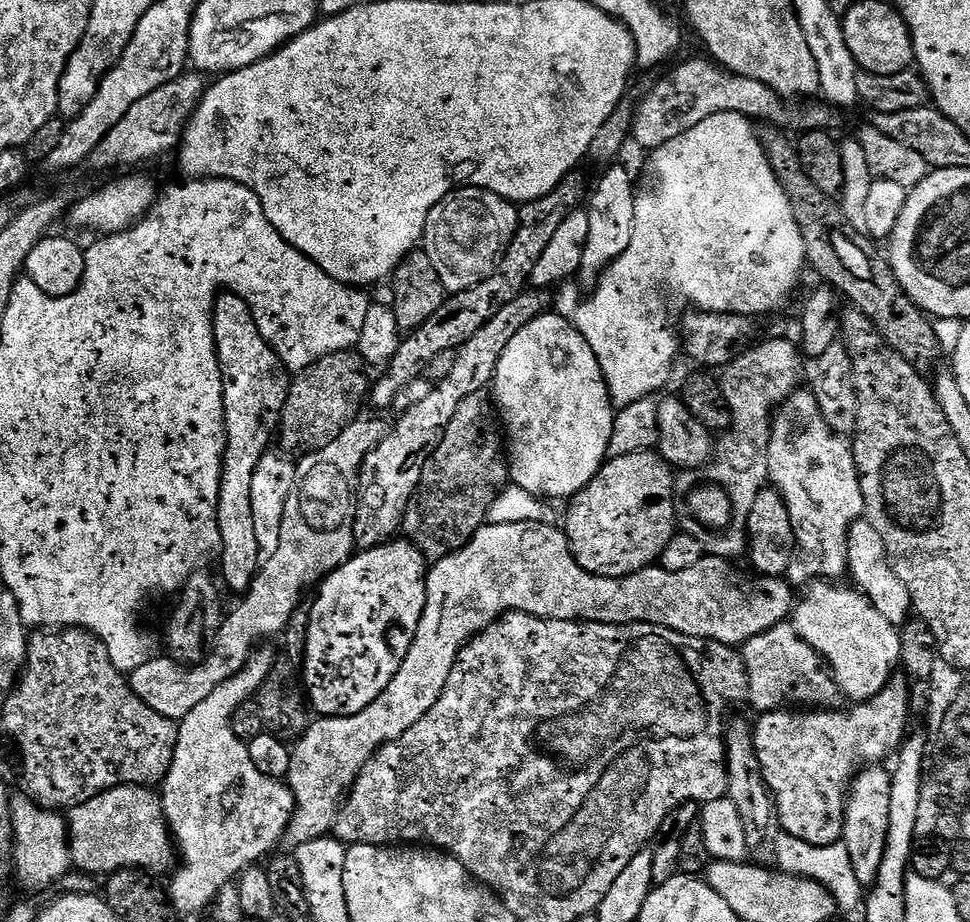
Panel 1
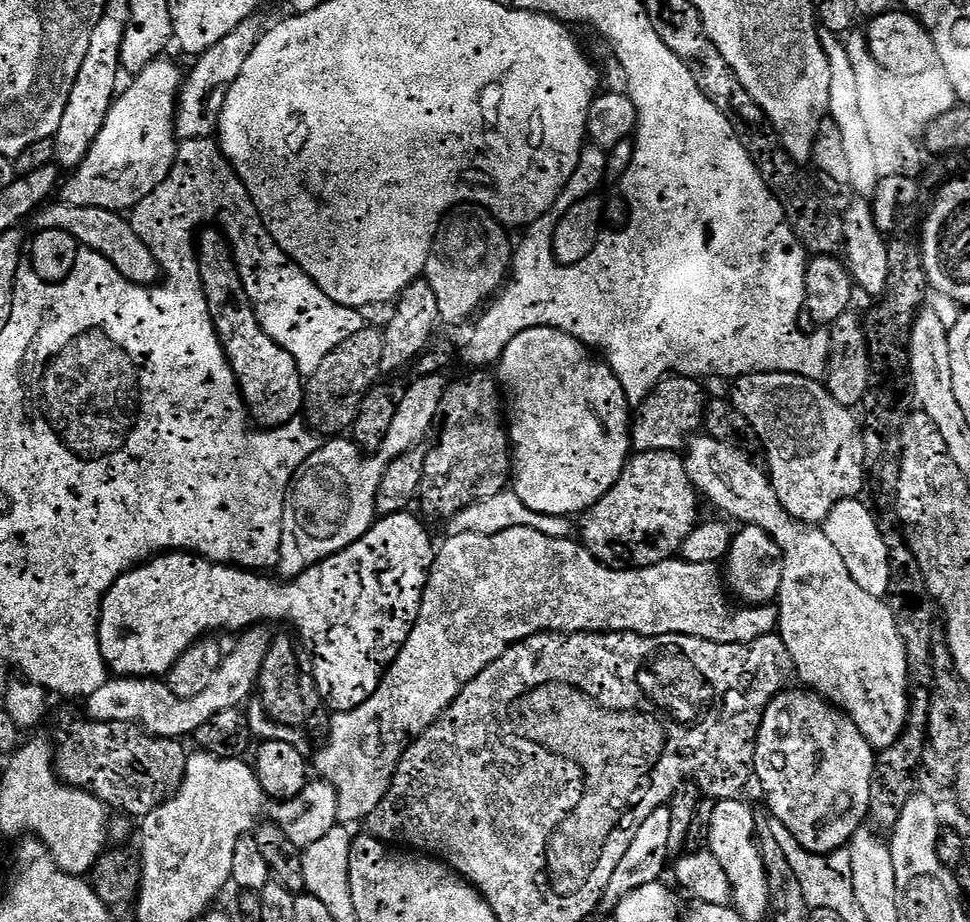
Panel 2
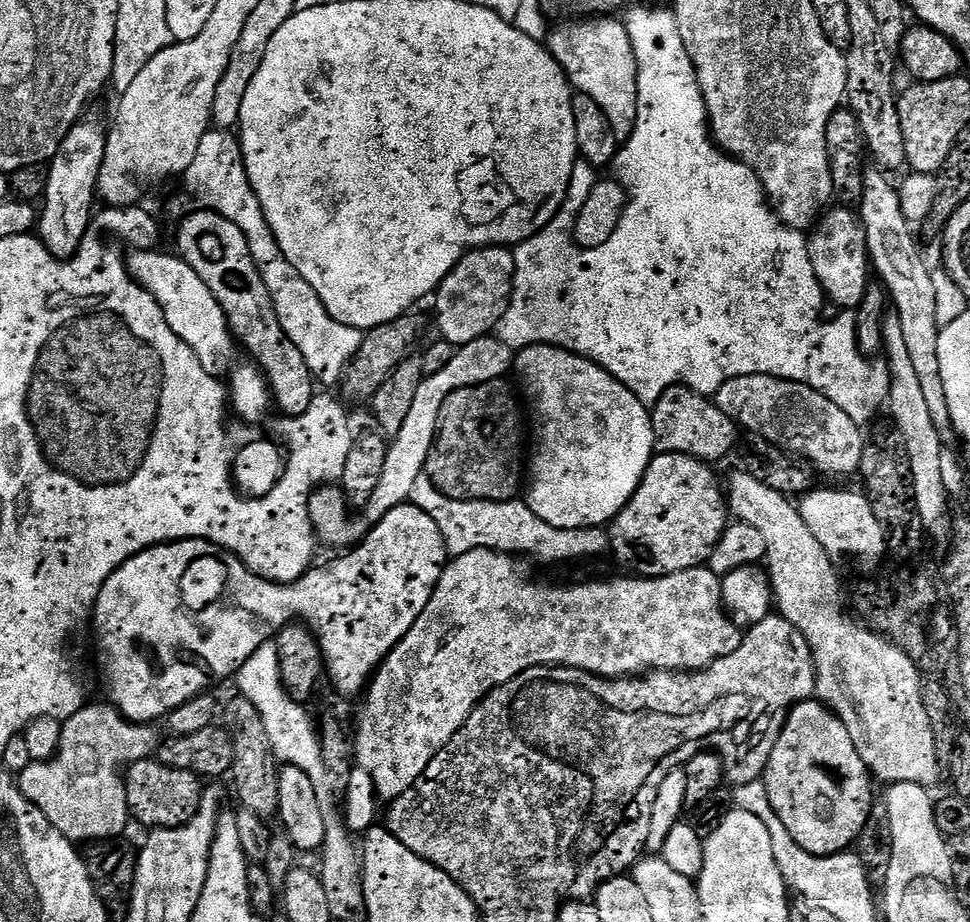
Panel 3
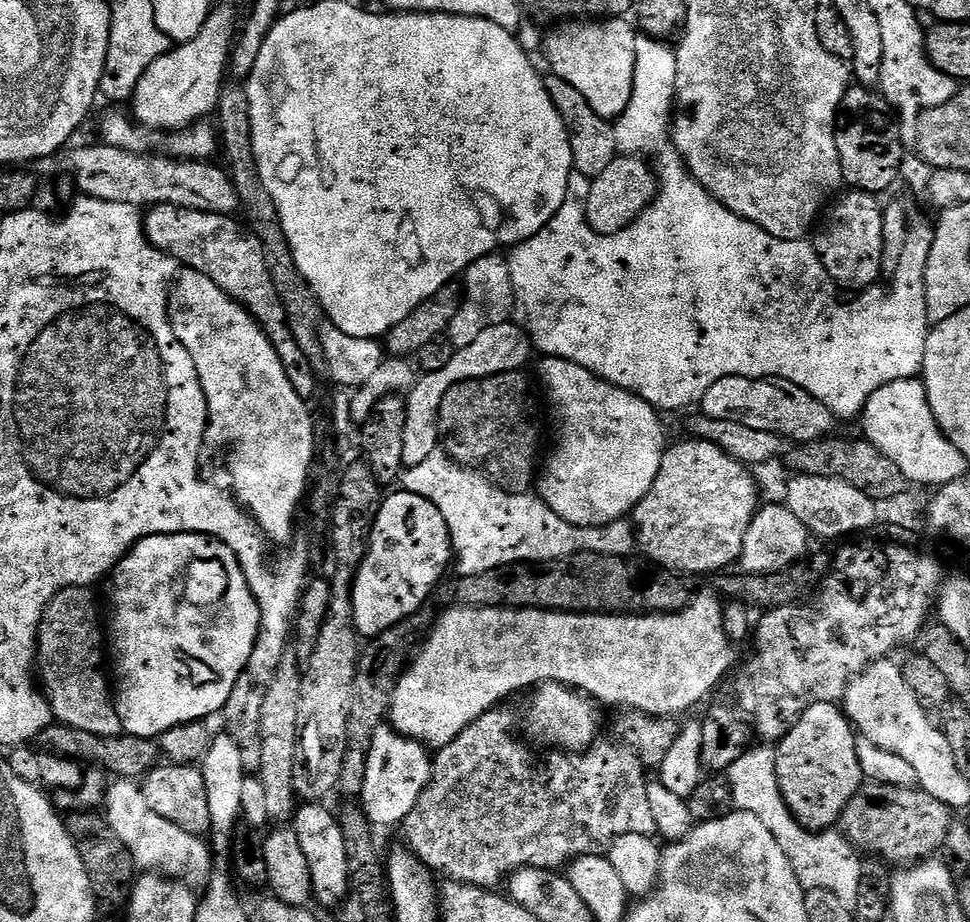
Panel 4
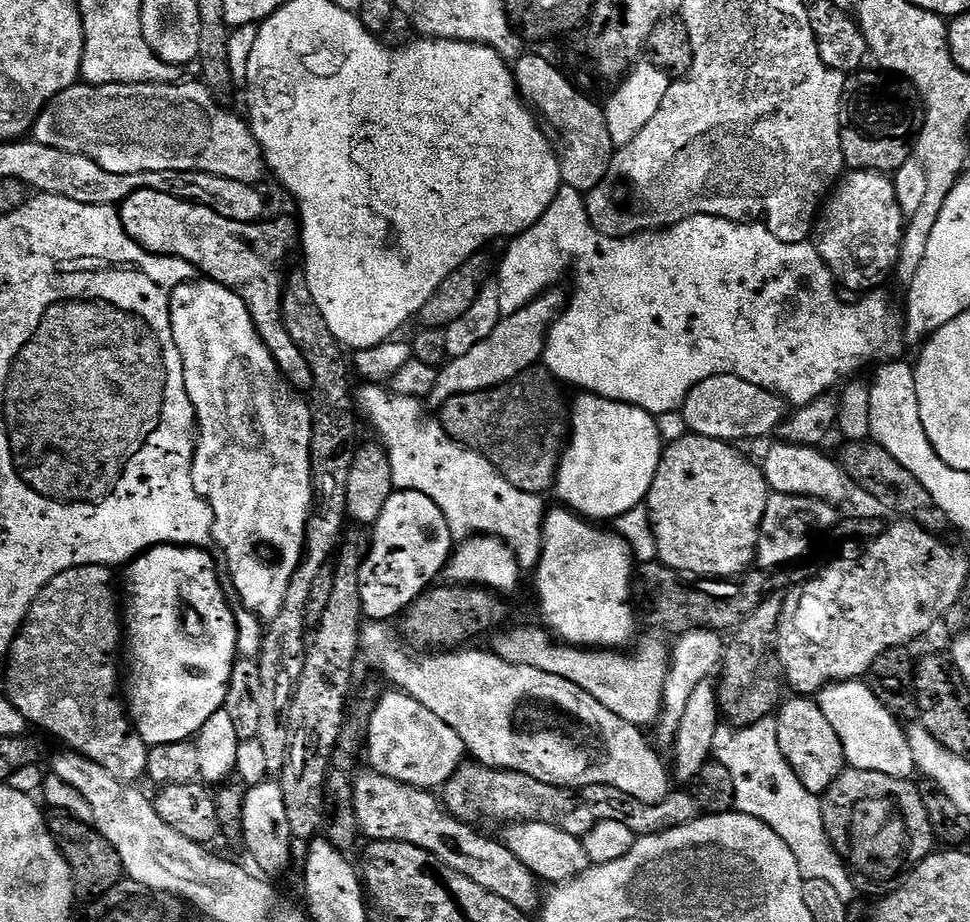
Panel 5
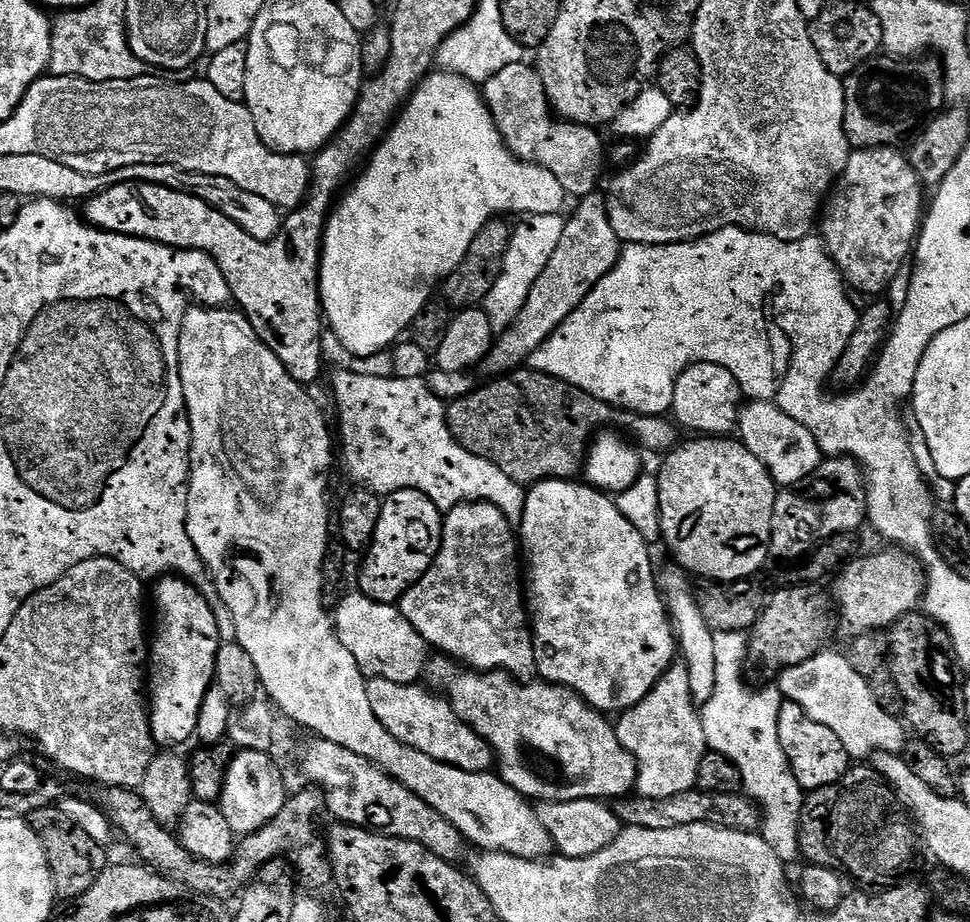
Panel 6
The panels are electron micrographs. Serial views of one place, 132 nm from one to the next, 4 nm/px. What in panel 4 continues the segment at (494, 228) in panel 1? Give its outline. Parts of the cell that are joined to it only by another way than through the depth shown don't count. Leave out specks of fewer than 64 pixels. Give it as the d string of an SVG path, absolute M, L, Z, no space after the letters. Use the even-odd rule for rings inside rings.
M500 254L478 258L462 274L460 309L458 314L454 314L454 322L450 322L446 333L447 339L452 341L453 349L470 346L470 342L474 342L474 338L478 338L482 330L509 323L515 307L516 295L507 259Z

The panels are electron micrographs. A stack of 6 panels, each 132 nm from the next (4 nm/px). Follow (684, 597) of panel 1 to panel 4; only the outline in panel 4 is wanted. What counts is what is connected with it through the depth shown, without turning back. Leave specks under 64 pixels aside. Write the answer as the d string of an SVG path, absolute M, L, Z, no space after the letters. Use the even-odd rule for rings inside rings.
M700 592L696 597L691 597L690 603L675 611L675 612L653 612L651 614L589 614L586 612L553 612L547 608L481 608L479 606L456 606L460 608L448 608L436 621L432 624L432 629L428 632L428 637L424 640L424 645L417 647L415 649L414 655L409 659L405 669L400 673L398 679L396 679L396 685L394 686L394 694L392 695L392 705L388 707L388 716L390 717L391 727L395 728L396 731L403 734L403 736L409 736L412 740L419 740L421 744L427 746L432 750L439 750L448 745L451 740L463 730L463 728L469 728L475 720L482 715L484 712L490 712L493 708L497 707L501 702L507 698L511 692L516 692L519 688L525 688L525 690L531 689L533 686L539 685L541 682L551 682L554 684L567 684L569 688L575 688L581 693L587 694L593 701L599 702L601 705L604 704L617 704L620 708L628 708L624 710L631 710L636 714L643 714L653 718L676 718L679 717L679 712L684 712L687 708L692 708L695 706L699 700L704 700L716 687L720 684L720 679L728 672L728 667L732 664L732 651L734 651L733 645L726 638L726 630L724 629L724 609L722 607L722 600L719 595L711 596L708 592Z

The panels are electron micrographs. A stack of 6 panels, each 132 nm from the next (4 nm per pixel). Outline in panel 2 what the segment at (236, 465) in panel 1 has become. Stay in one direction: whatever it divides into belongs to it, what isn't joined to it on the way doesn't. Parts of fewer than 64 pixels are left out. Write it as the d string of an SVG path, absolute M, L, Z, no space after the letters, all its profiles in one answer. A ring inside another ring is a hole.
M204 230L198 236L198 259L200 262L200 281L208 299L210 318L216 327L220 345L228 358L233 374L239 384L239 392L250 413L251 419L261 429L278 429L286 423L295 421L301 415L304 407L305 377L301 376L294 358L266 330L262 330L260 317L256 315L252 300L244 288L245 277L240 275L240 268L236 265L236 257L232 254L232 245L228 237L219 230Z

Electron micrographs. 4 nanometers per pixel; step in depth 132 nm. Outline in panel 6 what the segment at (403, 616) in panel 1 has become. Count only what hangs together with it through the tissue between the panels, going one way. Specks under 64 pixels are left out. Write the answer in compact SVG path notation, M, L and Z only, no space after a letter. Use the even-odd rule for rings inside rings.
M409 488L391 493L382 503L374 542L363 557L364 569L360 572L359 591L383 604L396 604L436 561L443 533L444 516L430 498ZM175 574L155 581L154 588L156 588L156 632L154 628L154 639L150 644L150 715L152 717L152 737L156 739L157 745L161 749L176 750L179 749L179 744L186 743L188 739L191 741L195 737L198 718L202 710L202 702L206 698L208 689L213 687L216 679L216 659L218 658L218 650L222 641L220 638L220 627L214 618L214 610L210 606L210 602L206 602L206 598L200 593L200 589L185 580L184 577Z

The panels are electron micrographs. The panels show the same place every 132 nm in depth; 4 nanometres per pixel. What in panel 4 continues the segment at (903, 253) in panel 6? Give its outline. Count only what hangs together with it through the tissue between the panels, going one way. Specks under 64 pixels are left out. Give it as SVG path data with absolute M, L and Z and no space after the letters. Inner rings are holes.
M845 191L823 213L818 231L815 233L815 236L817 235L816 240L814 239L816 253L822 266L830 274L833 285L841 289L842 287L853 288L851 291L856 294L863 292L865 288L873 287L879 281L876 279L881 279L882 276L884 210L881 201L876 200L879 199L871 192Z

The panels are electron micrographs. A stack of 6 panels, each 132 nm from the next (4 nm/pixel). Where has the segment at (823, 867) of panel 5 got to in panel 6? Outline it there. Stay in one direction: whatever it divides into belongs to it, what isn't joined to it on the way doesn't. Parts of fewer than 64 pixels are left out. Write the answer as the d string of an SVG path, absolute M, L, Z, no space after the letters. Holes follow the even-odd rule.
M714 632L715 675L714 694L700 708L702 726L706 730L709 749L734 762L740 771L743 795L762 813L762 835L785 865L801 859L800 811L806 795L794 778L790 762L778 738L778 714L784 705L779 687L751 688L744 681L744 664L748 659L748 636L742 632Z

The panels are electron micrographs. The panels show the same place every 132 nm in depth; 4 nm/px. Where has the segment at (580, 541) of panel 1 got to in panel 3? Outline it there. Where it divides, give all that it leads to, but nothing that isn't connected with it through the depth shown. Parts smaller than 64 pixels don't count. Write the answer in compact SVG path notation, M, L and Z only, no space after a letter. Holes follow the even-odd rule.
M661 452L653 455L652 460L648 463L646 474L642 478L642 482L638 486L638 490L633 493L630 502L623 508L619 514L610 521L610 552L616 555L624 564L629 564L633 568L633 573L639 574L644 578L654 576L669 576L675 572L681 572L687 568L699 568L707 565L708 560L712 557L714 546L722 538L725 528L730 523L730 509L726 499L725 489L722 487L722 480L712 473L713 465L703 460L697 460L695 456L687 456L681 452Z

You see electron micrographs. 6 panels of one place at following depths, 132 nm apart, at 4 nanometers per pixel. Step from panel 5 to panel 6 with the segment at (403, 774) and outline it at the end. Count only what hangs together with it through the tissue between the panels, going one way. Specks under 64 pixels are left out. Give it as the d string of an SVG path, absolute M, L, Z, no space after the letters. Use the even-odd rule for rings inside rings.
M368 680L370 706L378 714L378 722L414 750L428 754L438 762L458 766L471 772L487 772L493 767L494 753L488 744L468 724L463 724L458 714L443 695L435 696L432 692L420 688L419 683L399 684L385 680Z

